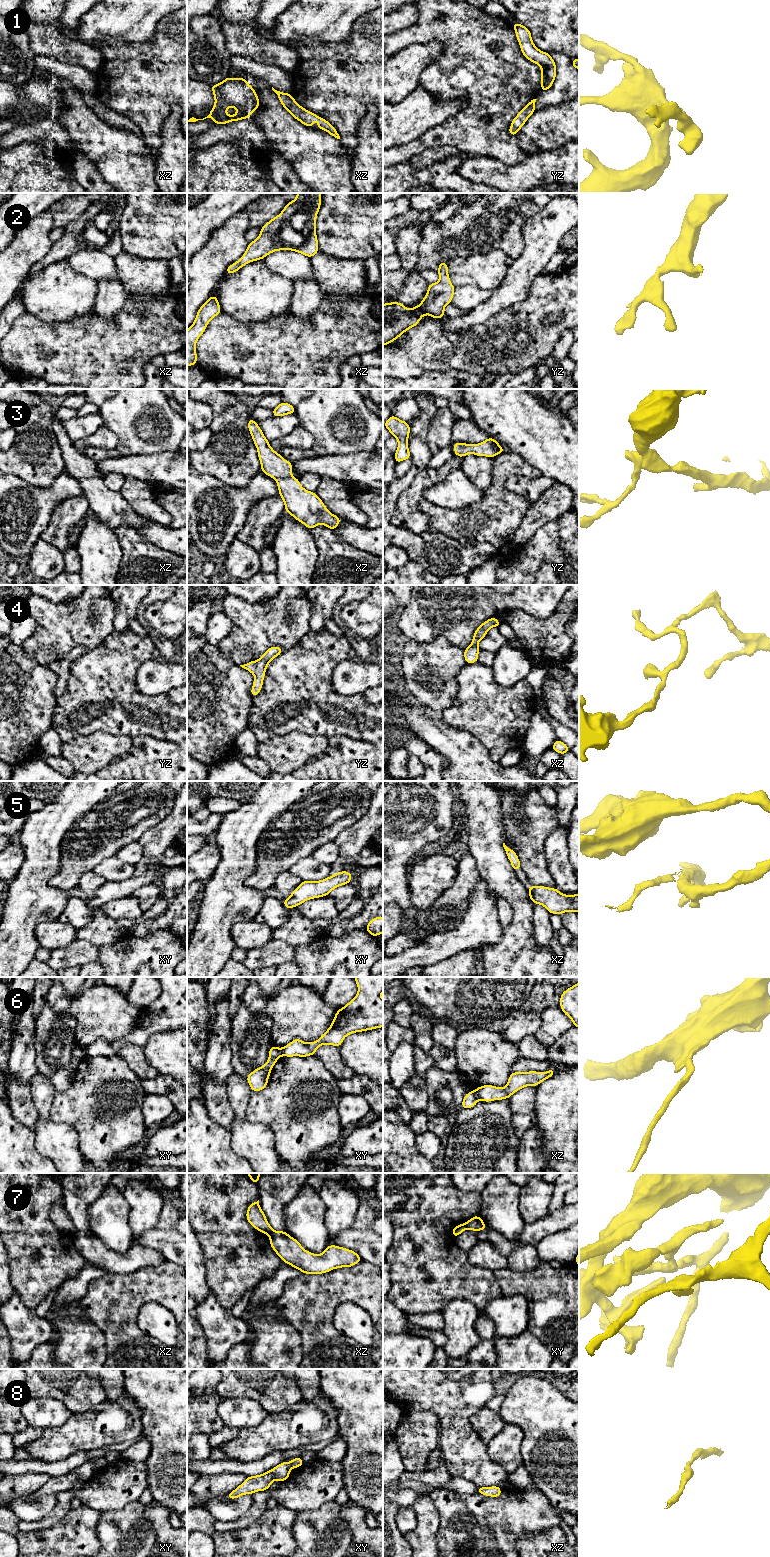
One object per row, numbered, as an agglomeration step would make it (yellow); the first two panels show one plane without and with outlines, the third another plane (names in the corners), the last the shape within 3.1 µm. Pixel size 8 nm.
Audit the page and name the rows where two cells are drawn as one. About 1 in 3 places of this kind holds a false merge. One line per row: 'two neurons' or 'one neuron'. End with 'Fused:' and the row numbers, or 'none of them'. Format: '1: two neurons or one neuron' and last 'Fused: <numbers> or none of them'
1: one neuron
2: one neuron
3: one neuron
4: one neuron
5: two neurons
6: two neurons
7: two neurons
8: one neuron
Fused: 5, 6, 7

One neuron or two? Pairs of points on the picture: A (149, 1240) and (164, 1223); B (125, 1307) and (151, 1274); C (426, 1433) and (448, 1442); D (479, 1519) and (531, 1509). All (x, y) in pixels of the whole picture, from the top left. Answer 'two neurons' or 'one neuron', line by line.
A: two neurons
B: one neuron
C: two neurons
D: one neuron

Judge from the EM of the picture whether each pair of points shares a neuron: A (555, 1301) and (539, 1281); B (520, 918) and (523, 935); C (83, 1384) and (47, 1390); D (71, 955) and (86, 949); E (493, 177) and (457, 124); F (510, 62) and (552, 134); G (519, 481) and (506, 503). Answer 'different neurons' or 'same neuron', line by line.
A: same neuron
B: same neuron
C: same neuron
D: same neuron
E: different neurons
F: different neurons
G: different neurons

